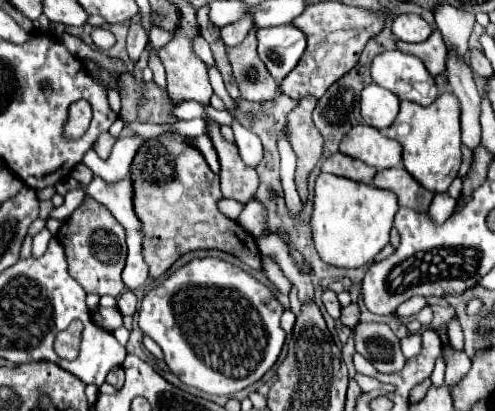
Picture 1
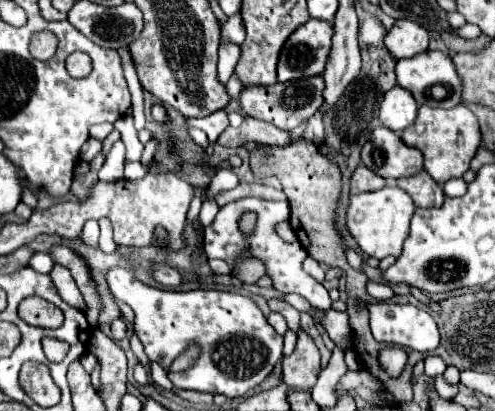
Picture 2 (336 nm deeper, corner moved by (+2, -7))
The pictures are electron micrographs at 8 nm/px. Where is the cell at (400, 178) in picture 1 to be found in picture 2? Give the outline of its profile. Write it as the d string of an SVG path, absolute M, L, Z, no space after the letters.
M419 172L419 174L409 176L409 178L399 178L397 186L413 198L417 208L441 206L445 200L443 188L427 172Z

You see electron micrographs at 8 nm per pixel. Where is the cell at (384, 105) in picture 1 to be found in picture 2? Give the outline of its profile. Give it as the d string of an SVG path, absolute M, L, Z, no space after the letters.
M395 86L383 96L383 102L379 108L379 120L389 130L401 132L403 128L413 124L415 116L417 116L417 104L411 92L407 92L405 88Z

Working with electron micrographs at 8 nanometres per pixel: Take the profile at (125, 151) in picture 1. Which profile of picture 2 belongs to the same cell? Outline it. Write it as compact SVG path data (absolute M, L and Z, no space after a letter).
M130 162L125 165L124 178L137 180L137 178L143 178L145 172L147 172L147 167L143 166L140 162Z

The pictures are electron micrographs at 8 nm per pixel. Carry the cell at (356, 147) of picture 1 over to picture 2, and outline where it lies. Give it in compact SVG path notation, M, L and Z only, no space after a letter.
M377 128L361 150L361 162L383 178L415 176L423 170L423 154L403 144L401 136L389 128Z

